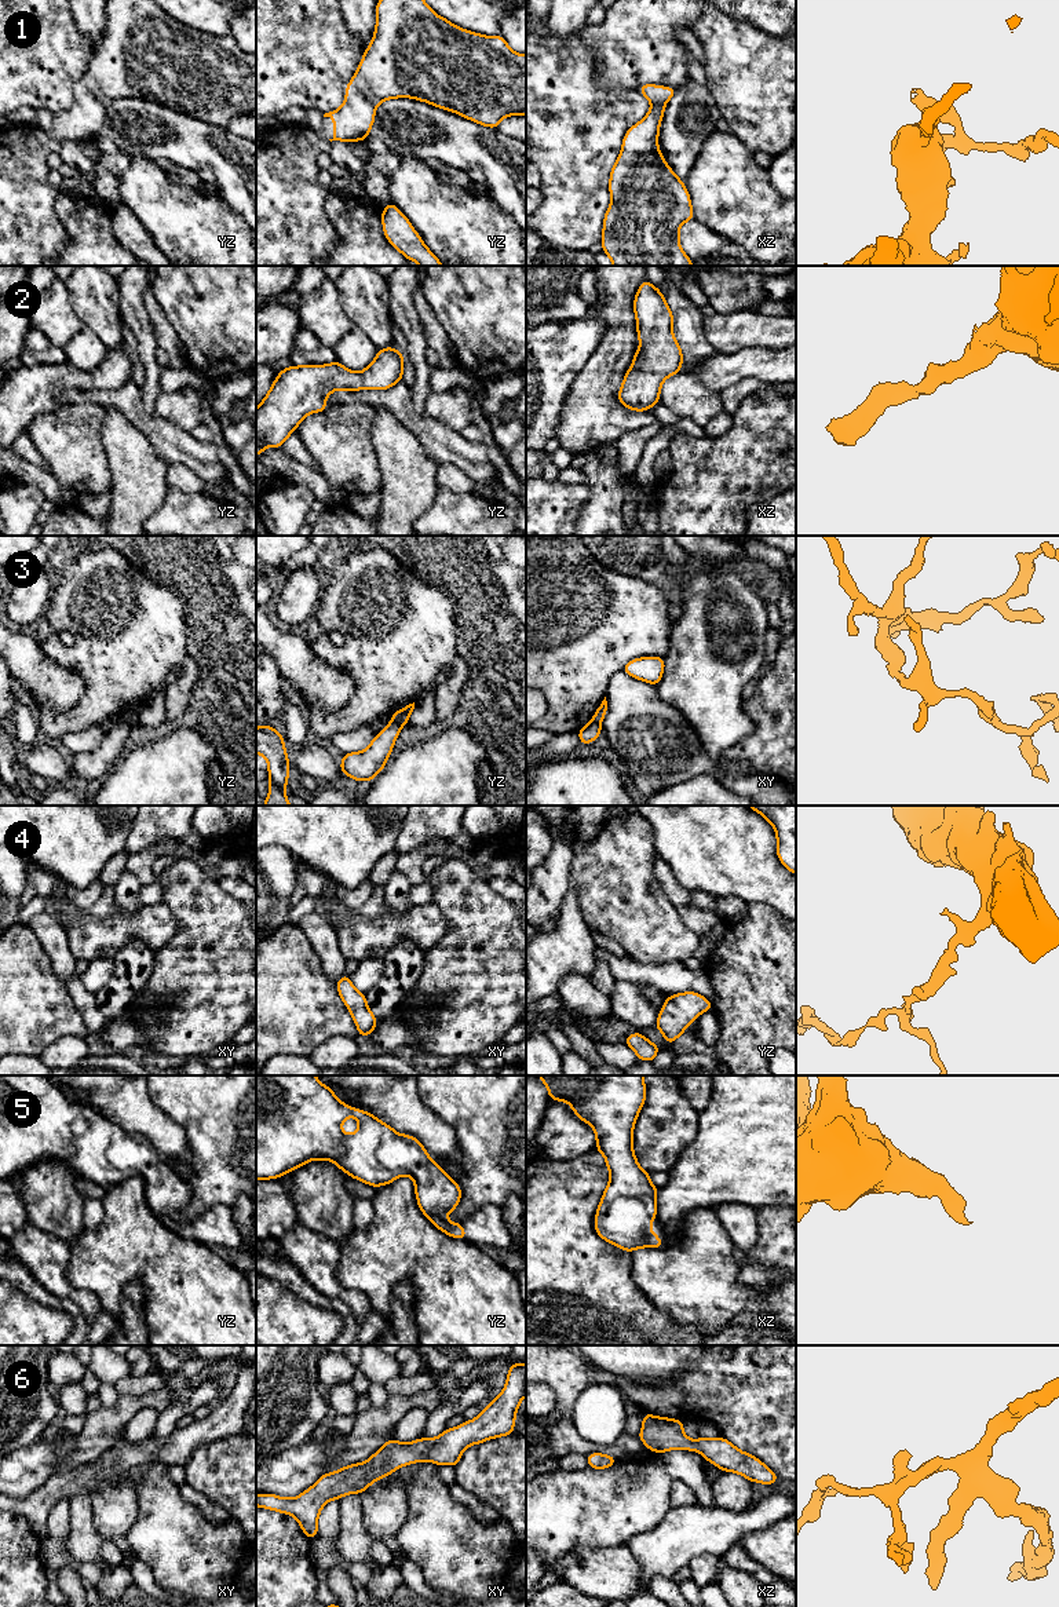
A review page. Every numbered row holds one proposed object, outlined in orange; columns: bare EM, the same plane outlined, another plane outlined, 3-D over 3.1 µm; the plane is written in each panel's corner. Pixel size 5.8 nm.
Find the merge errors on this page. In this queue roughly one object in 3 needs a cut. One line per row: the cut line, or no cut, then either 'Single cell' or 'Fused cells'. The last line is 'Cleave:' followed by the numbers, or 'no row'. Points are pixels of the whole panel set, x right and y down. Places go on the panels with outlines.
1: No split. Single cell
2: No split. Single cell
3: Split along yz (391, 720), (401, 726). Fused cells
4: No split. Single cell
5: No split. Single cell
6: No split. Single cell
Cleave: 3

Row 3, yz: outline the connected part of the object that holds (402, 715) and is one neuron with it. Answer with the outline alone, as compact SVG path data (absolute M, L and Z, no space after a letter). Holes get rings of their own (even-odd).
M415 702L406 705L405 708L399 709L398 712L395 712L391 716L391 722L398 723L401 726L406 724L409 717L410 717L410 713L413 712L413 709L415 709Z

